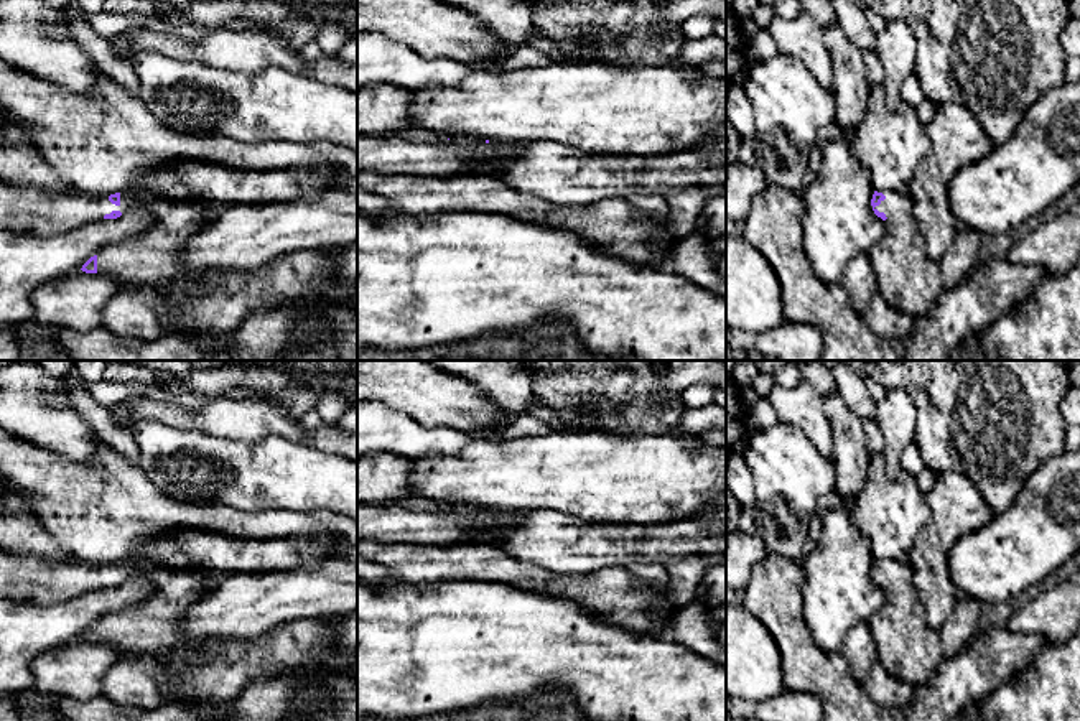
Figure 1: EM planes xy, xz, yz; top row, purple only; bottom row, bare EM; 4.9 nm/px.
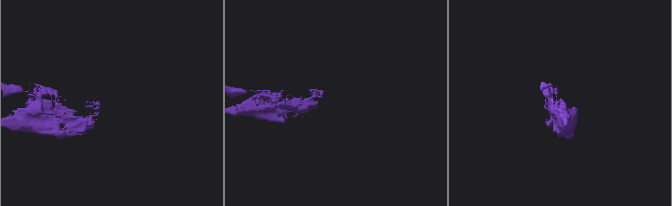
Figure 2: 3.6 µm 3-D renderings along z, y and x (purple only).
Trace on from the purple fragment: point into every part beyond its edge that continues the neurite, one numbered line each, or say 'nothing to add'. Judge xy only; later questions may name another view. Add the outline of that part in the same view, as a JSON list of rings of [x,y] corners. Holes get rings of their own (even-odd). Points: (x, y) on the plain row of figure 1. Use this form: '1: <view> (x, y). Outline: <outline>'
1: xy (152, 629). Outline: [[[0,548],[0,598],[54,604],[95,589],[104,589],[104,584],[112,579],[123,583],[130,576],[142,574],[153,584],[153,594],[128,609],[100,617],[97,622],[97,642],[110,647],[120,660],[158,658],[160,663],[166,667],[175,652],[201,649],[212,637],[188,635],[183,629],[184,617],[189,611],[211,593],[211,586],[207,586],[199,574],[189,570],[168,568],[155,560],[122,560],[119,574],[112,573],[109,565],[110,563],[89,563],[74,556],[49,560]]]

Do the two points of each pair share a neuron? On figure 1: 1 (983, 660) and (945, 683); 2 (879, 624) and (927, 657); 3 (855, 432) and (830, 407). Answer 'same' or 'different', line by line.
1: same
2: same
3: same

